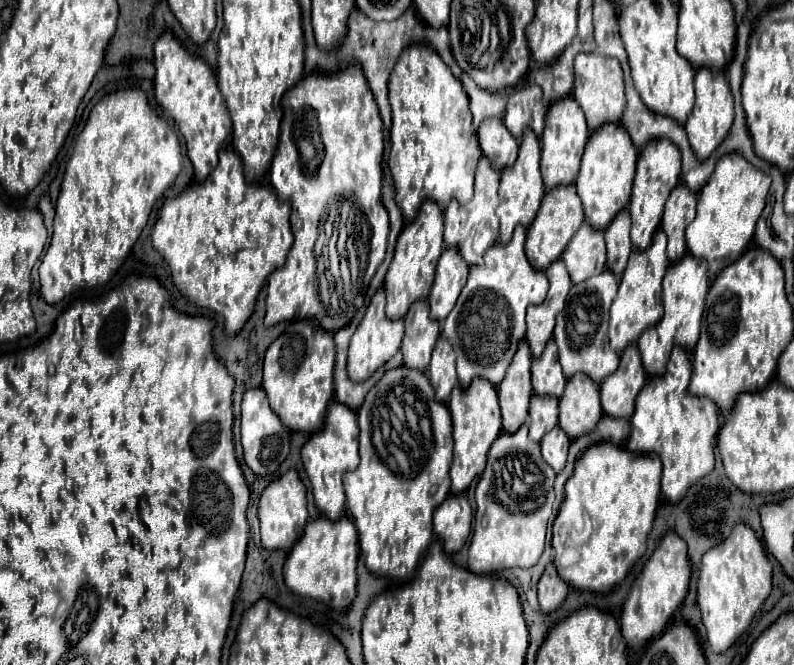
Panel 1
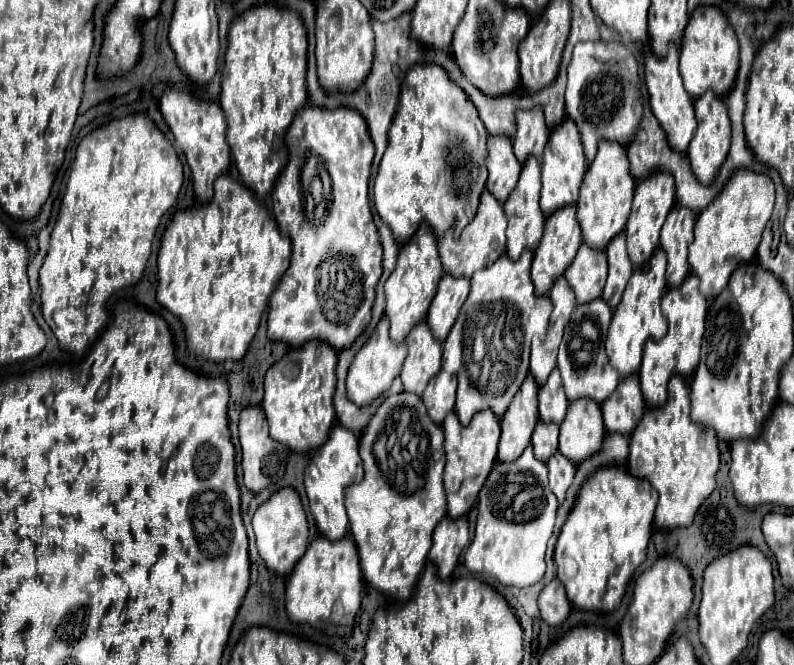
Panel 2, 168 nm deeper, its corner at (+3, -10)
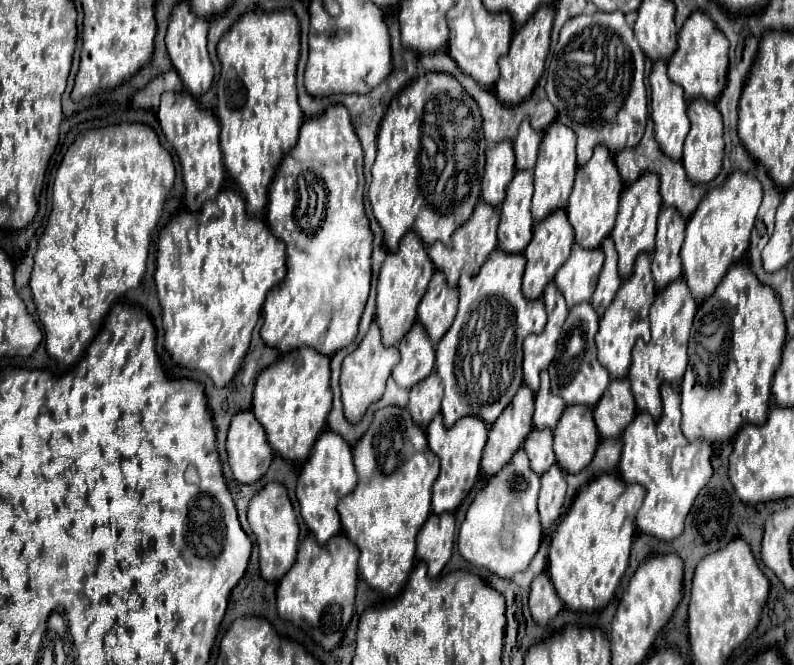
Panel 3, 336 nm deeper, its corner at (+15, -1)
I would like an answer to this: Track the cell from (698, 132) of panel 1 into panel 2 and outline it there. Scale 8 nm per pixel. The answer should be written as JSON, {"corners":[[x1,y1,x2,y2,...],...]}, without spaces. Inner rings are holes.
{"corners":[[704,93,704,97,698,97,694,101,694,109,696,109,696,119,698,119,698,131,696,131,694,139,690,141,688,157,690,157,696,179,702,185,708,185,716,177,716,173,718,173,720,165,724,163,728,149,730,149,730,117,728,117,726,103,720,97,716,97,714,93]]}

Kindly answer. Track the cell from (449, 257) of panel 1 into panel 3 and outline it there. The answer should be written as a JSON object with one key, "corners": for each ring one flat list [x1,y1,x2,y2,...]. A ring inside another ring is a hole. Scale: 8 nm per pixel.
{"corners":[[440,270,434,272,434,278,428,284,428,290,418,306,418,320,424,324,430,340,438,344,452,326,458,308,458,290,446,284,446,278]]}

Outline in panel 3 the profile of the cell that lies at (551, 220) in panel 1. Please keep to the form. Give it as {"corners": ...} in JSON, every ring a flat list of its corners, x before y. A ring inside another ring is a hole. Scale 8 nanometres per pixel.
{"corners":[[556,210,552,212,546,220,538,222,534,226,534,236,530,240,530,244,526,246,524,250,524,256,526,256,526,272,524,272,524,284,522,284,522,292,528,300,538,300,546,288,548,282,552,282,556,270,568,260,570,256,570,250,572,250,572,244,574,244,574,230,568,222,568,216,566,216,566,210]]}

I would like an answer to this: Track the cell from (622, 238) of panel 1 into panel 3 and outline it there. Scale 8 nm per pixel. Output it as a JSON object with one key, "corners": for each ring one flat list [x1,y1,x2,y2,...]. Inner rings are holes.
{"corners":[[610,236,604,240,602,250,606,254,606,262,604,262,604,268,602,268,596,292,594,292,592,302,590,302,598,316,604,316,604,310,608,308,608,304,612,304,612,300,614,300,614,296,616,296,620,284,622,284,622,278,620,278,618,268,616,268,618,254,616,254,616,248,614,248]]}

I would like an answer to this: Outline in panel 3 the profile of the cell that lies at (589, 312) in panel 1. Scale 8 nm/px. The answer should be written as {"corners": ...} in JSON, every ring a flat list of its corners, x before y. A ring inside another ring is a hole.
{"corners":[[580,304,578,308,572,308,564,324,564,334,558,342,556,358,548,368,552,380,552,392,562,396,568,406,572,404,596,406,606,386,610,384,608,370,604,370,596,360,596,344,594,344,596,328,598,328,598,316,590,304]]}

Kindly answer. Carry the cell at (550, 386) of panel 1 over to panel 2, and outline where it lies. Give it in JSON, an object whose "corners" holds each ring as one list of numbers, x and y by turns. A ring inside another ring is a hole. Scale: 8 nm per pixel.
{"corners":[[554,369,548,377,548,381,544,385,540,385,538,389,538,411,540,411,540,419,546,423,560,423,566,415,568,409,568,399,564,395,562,389,562,379,560,379,560,371]]}

